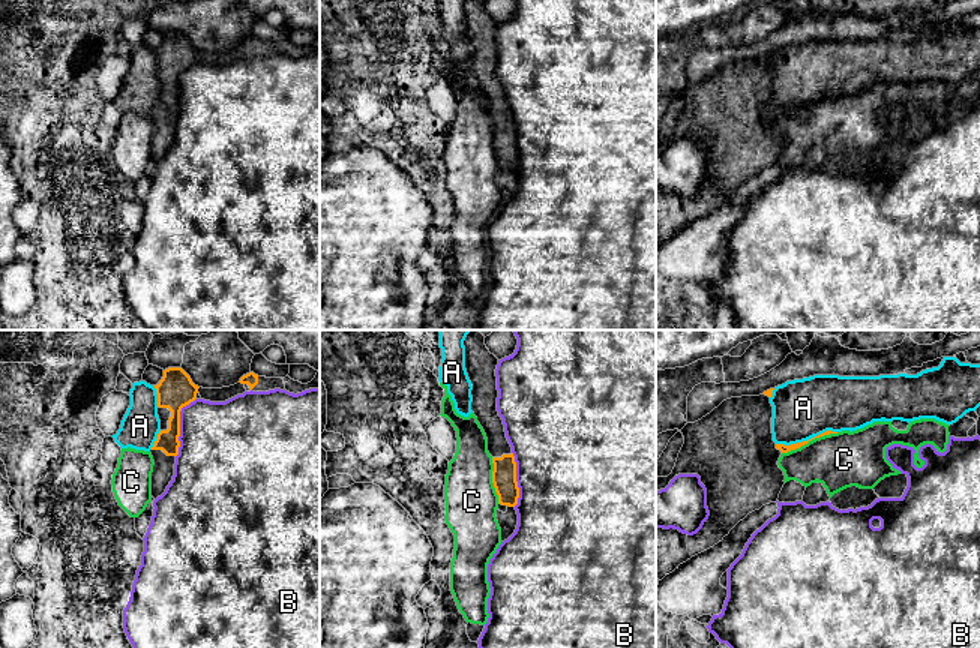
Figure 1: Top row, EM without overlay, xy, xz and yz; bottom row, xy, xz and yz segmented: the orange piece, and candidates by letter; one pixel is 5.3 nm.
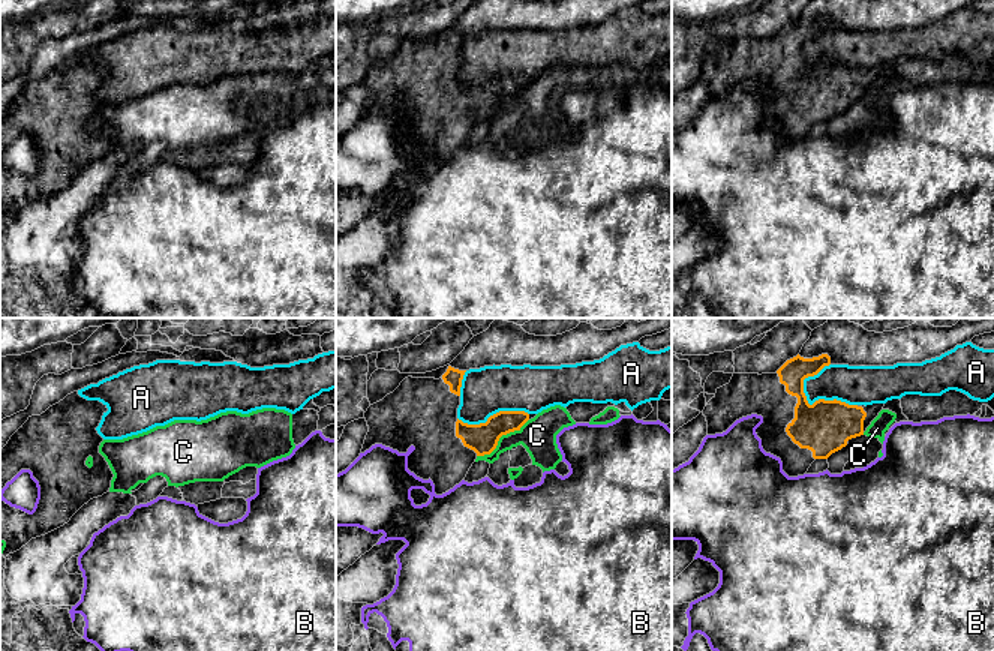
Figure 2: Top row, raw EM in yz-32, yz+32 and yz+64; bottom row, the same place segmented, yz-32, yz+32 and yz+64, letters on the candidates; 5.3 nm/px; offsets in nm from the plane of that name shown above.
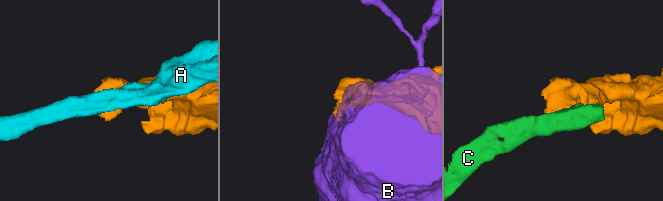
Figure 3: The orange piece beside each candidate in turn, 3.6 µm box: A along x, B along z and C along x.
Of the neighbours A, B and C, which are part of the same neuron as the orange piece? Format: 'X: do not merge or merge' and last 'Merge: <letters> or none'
A: do not merge
B: do not merge
C: do not merge
Merge: none

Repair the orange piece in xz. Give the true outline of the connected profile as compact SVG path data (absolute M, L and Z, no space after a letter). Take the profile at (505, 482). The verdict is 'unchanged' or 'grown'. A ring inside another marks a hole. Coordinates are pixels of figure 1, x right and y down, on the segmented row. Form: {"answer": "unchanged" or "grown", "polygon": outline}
{"answer": "grown", "polygon": "M470 330L464 340L465 369L471 381L471 411L488 438L488 452L492 456L492 483L498 495L498 504L515 507L519 498L516 482L516 462L506 438L504 424L497 411L498 358L485 345L485 336L479 330Z"}

